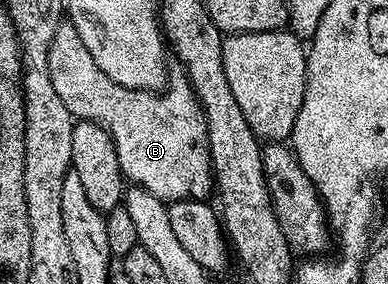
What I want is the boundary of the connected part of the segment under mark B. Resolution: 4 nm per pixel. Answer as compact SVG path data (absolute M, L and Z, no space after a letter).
M61 23L57 27L54 39L48 45L48 63L50 83L54 83L54 91L58 91L62 103L66 103L66 111L70 111L73 118L93 121L108 130L118 151L120 170L133 186L144 188L165 203L204 199L209 196L208 192L213 192L212 155L208 150L208 128L204 110L183 72L173 72L163 92L122 87L114 83L110 75L103 73L98 63L94 63L90 51L86 51L86 43L82 43L78 31L71 23Z

